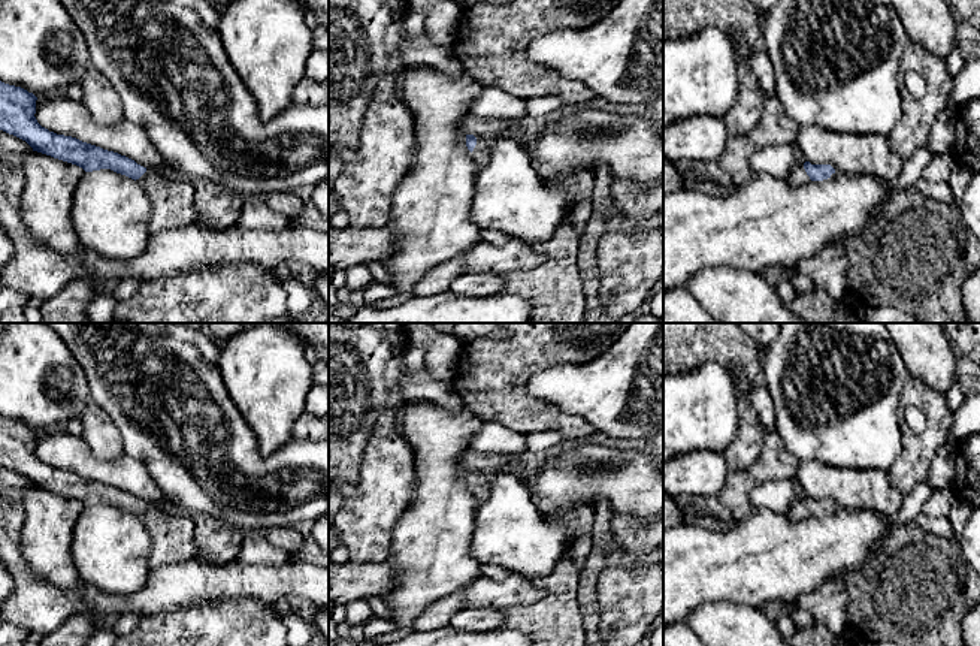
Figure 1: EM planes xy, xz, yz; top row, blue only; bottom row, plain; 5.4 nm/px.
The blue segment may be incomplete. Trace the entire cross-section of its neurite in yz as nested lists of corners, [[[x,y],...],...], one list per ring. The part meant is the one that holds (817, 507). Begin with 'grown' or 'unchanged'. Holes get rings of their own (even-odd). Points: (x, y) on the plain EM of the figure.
grown; [[[805,496],[802,501],[793,499],[789,519],[793,522],[801,522],[810,516],[823,516],[832,513],[834,510],[835,504],[831,499],[811,499],[810,496]]]

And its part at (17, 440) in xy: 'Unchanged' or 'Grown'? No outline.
Grown

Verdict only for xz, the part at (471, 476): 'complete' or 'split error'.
split error

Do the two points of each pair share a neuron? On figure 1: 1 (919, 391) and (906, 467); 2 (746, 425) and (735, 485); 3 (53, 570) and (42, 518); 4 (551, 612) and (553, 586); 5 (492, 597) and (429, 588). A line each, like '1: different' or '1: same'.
1: same
2: different
3: same
4: same
5: different

